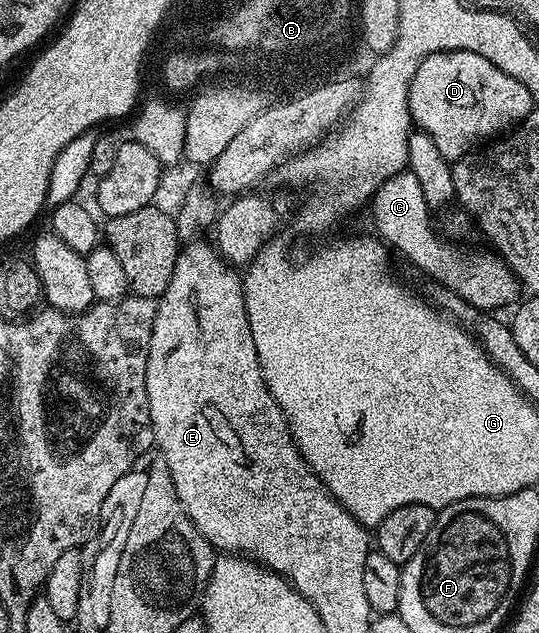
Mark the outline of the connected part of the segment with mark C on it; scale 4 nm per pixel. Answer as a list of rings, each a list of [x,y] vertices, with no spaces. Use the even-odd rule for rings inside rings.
[[[410,170],[394,174],[382,183],[371,196],[369,207],[375,234],[395,252],[400,251],[416,268],[428,275],[429,280],[452,289],[482,311],[500,311],[500,308],[519,300],[521,284],[505,260],[490,251],[464,249],[452,243],[453,240],[446,241],[436,235],[430,221],[432,209],[427,205],[420,181]]]

